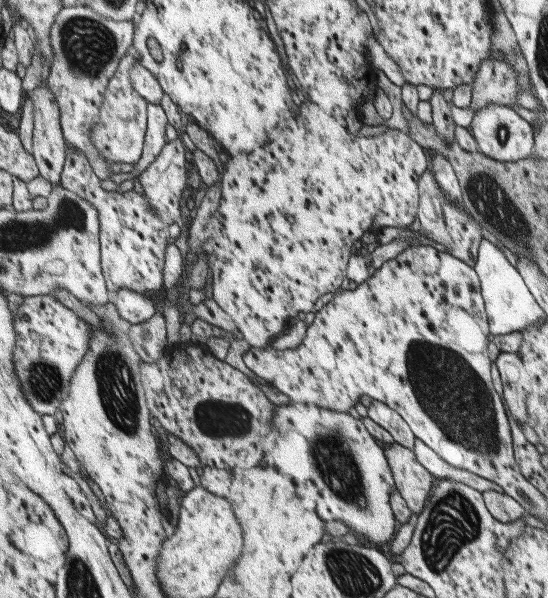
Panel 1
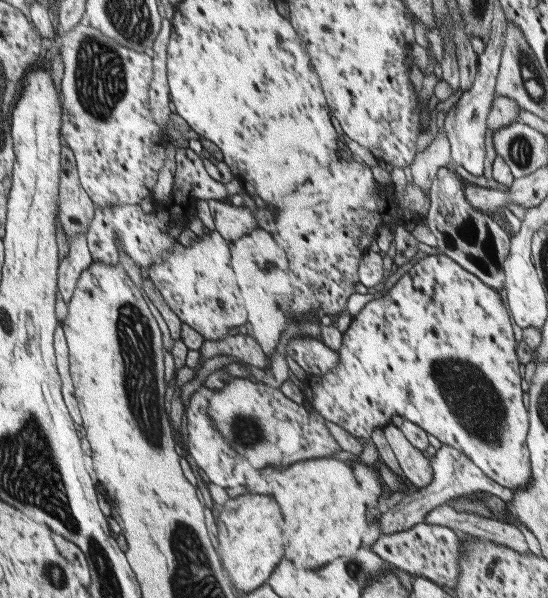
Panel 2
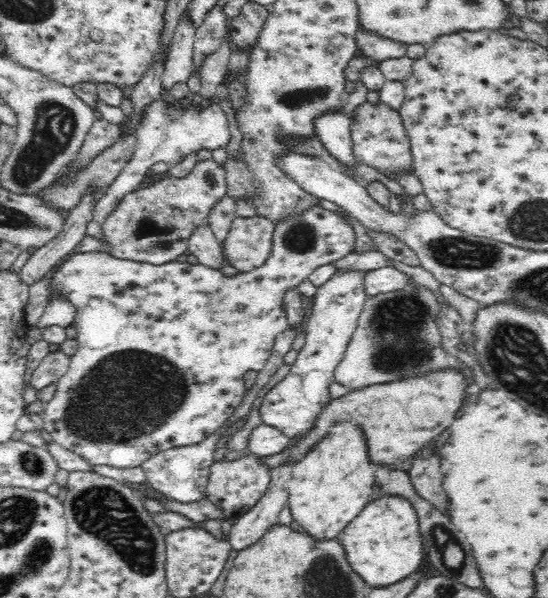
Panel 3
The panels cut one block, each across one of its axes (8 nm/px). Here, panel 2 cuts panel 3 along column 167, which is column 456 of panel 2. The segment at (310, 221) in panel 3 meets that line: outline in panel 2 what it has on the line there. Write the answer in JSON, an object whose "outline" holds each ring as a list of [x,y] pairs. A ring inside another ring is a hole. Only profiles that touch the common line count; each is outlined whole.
{"outline":[[[426,255],[382,297],[368,301],[351,318],[336,350],[337,365],[323,375],[306,377],[309,394],[304,402],[354,438],[369,439],[371,432],[385,427],[389,418],[397,415],[419,426],[441,445],[462,452],[493,482],[511,490],[523,488],[531,480],[525,445],[527,412],[521,402],[519,364],[513,352],[515,342],[507,311],[496,290],[451,257]]]}

